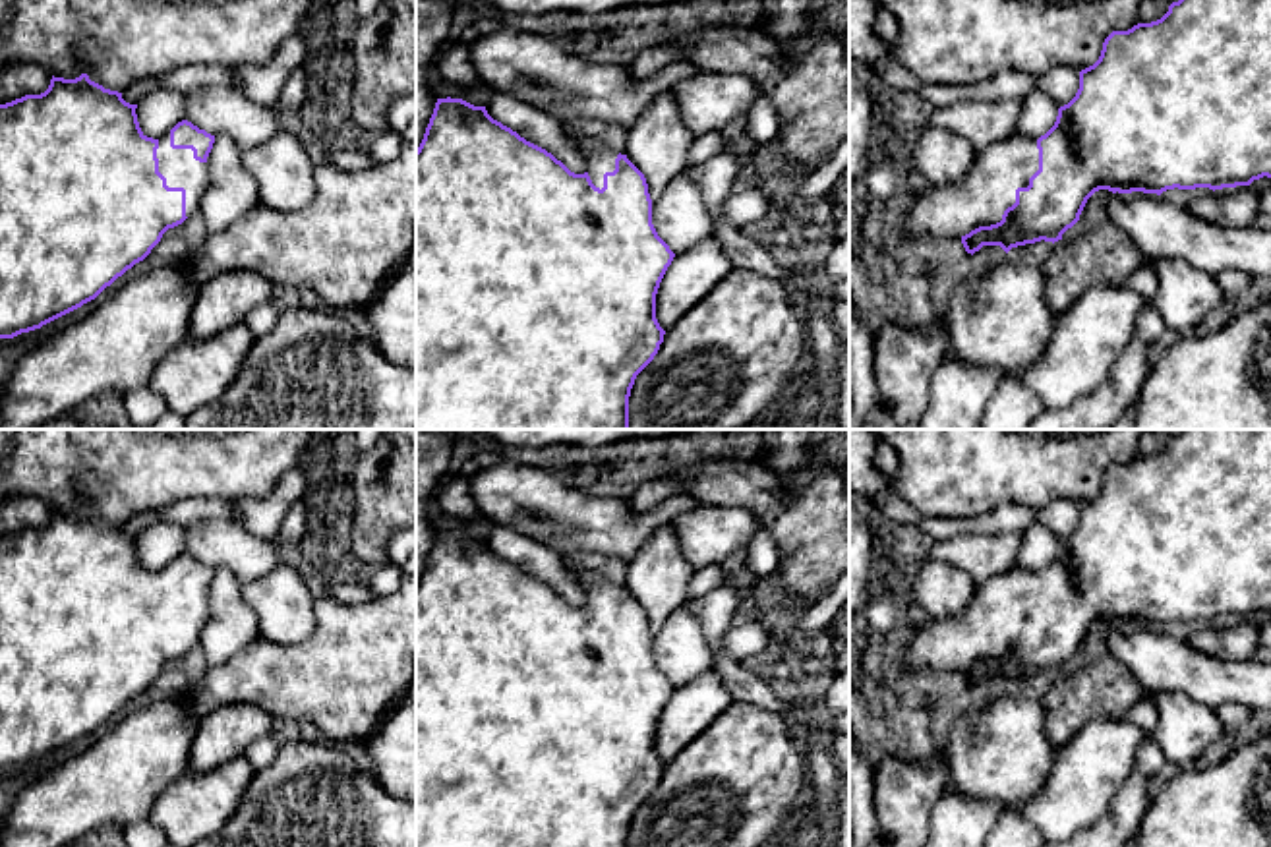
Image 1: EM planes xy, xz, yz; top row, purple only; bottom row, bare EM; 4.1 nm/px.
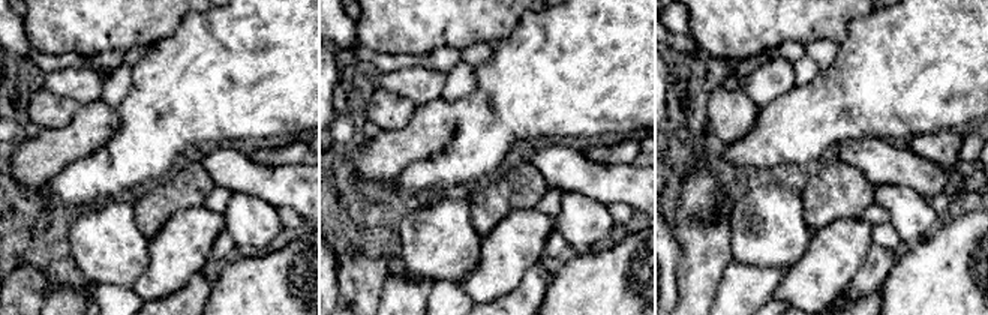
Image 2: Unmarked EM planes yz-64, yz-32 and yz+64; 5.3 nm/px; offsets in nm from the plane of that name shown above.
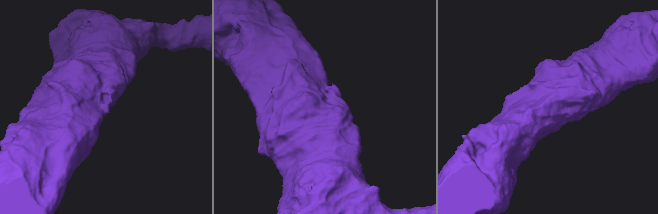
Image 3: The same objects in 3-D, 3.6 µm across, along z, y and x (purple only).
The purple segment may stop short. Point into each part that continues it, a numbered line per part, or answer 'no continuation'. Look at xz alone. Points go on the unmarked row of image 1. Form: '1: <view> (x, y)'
1: xz (600, 592)

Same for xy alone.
1: xy (178, 600)

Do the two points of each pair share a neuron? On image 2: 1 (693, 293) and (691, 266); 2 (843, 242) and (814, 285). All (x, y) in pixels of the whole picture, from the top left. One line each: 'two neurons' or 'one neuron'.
1: one neuron
2: one neuron

